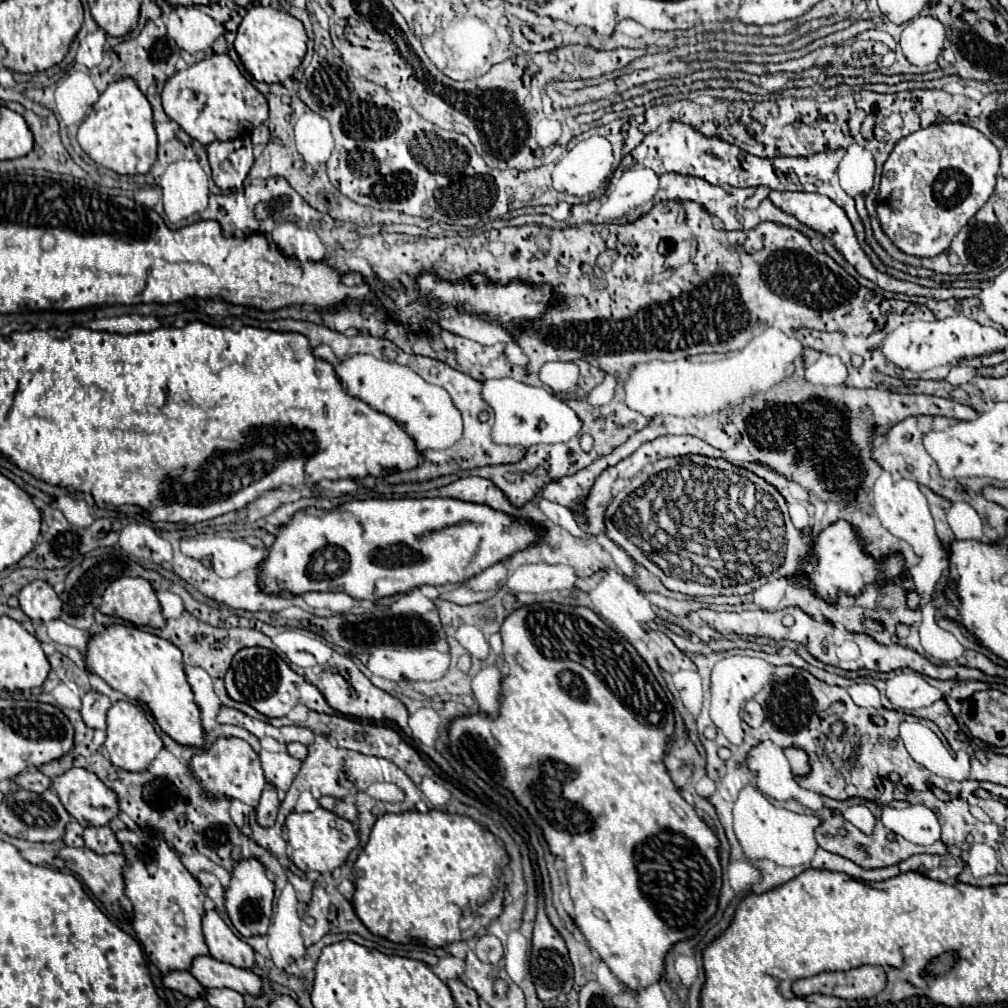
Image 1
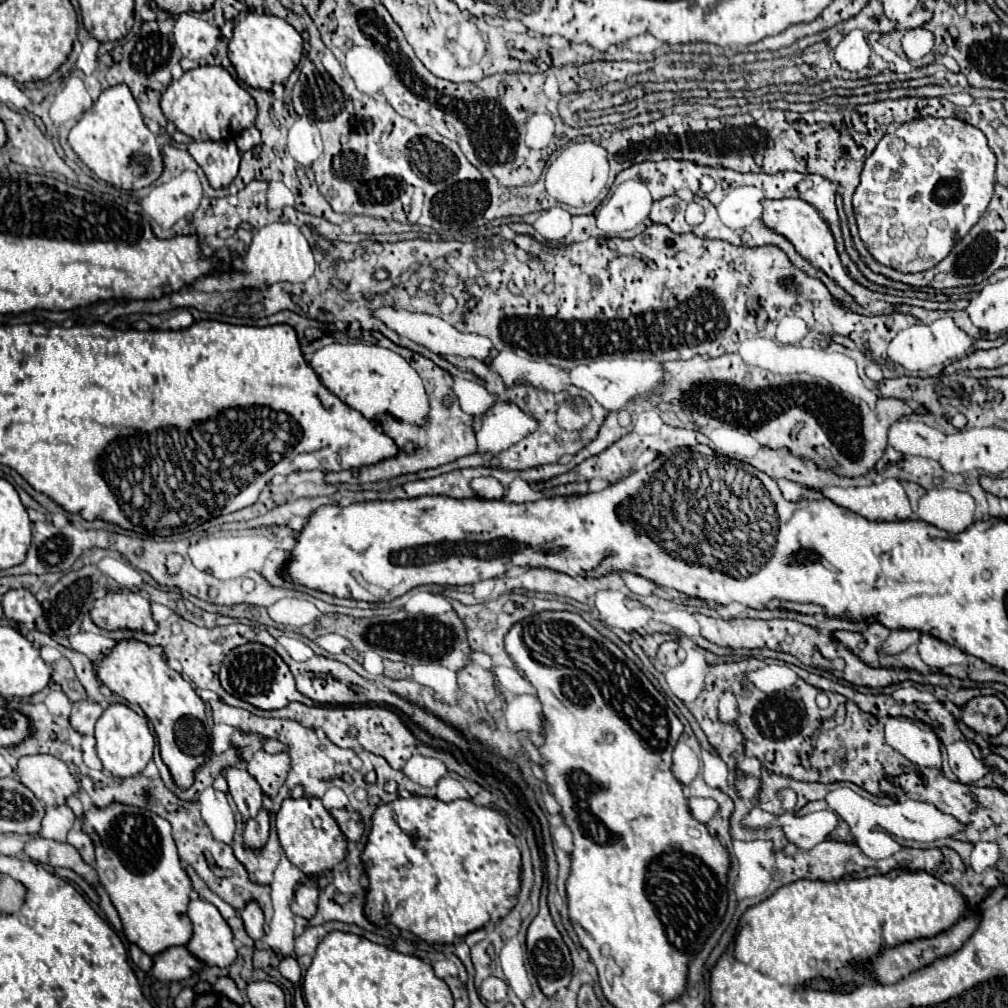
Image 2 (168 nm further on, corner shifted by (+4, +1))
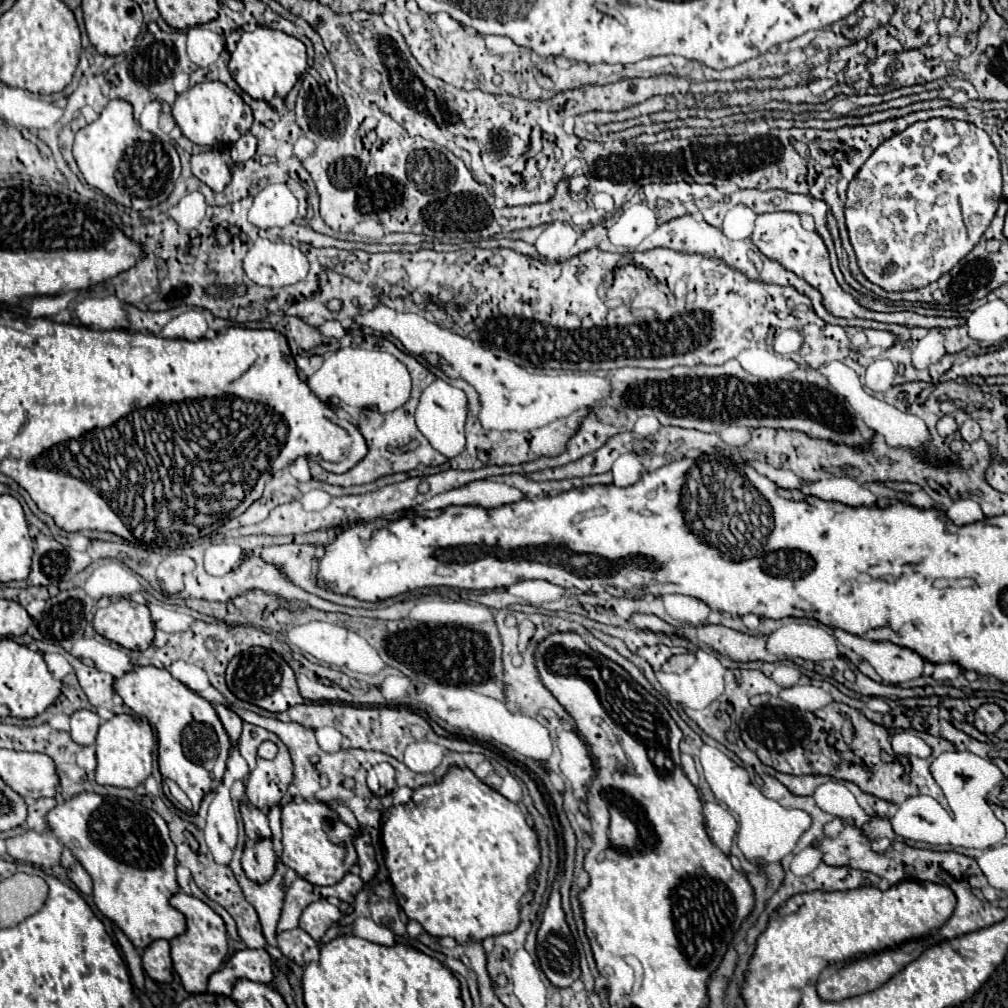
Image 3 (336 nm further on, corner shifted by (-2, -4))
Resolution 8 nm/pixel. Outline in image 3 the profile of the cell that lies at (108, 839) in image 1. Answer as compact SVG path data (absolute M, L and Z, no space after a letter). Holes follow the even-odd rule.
M69 848L63 850L61 856L61 866L67 872L67 876L73 880L73 884L83 892L83 894L93 894L93 880L87 874L87 870L81 866L81 862L73 856L73 852Z

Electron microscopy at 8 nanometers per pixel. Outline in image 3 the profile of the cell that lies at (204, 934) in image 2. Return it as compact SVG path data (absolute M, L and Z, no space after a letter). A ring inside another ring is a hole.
M175 894L171 898L171 906L177 908L179 912L185 914L187 918L187 932L171 940L171 958L175 964L175 972L179 974L185 990L189 994L201 994L207 992L207 982L209 976L217 970L221 970L227 954L229 954L229 944L227 944L227 930L223 918L213 912L205 902L201 902L195 896L187 894Z

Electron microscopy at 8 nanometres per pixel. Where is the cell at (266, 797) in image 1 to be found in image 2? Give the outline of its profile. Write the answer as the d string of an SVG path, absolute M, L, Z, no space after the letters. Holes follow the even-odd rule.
M265 809L259 811L259 815L255 819L249 819L245 823L245 833L243 833L243 841L247 845L247 849L261 849L269 839L269 815Z

